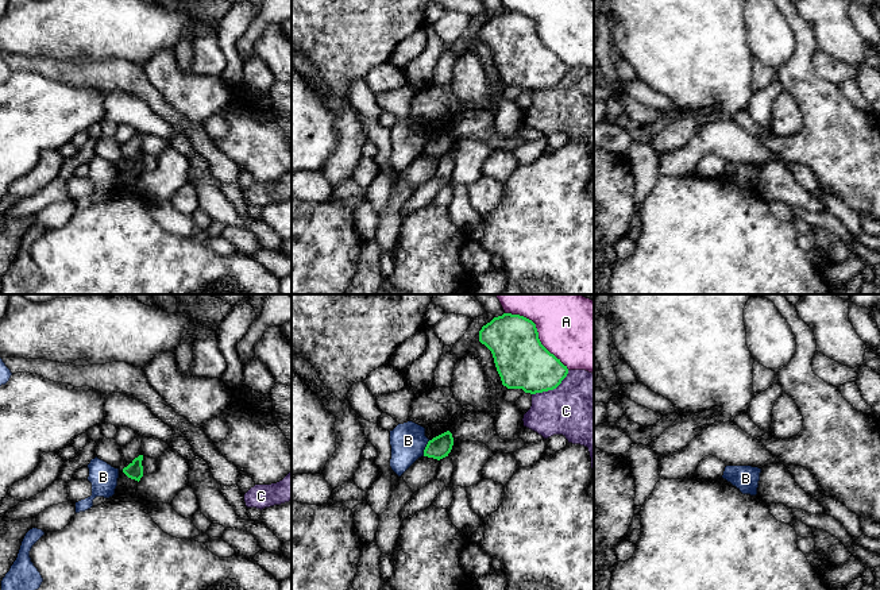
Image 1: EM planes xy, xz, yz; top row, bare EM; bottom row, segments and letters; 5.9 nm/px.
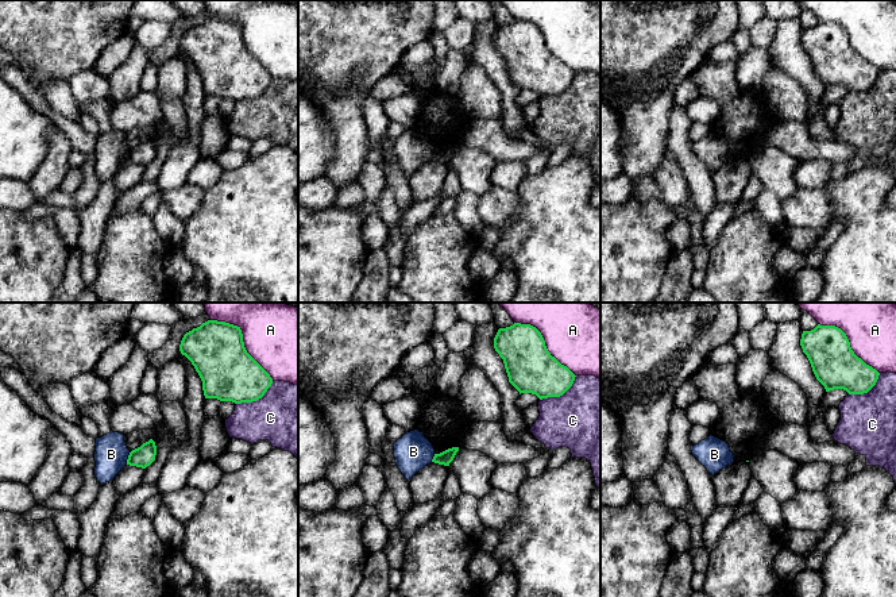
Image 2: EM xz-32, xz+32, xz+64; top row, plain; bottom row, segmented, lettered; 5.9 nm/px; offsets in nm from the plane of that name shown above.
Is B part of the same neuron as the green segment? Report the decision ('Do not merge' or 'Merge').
Do not merge

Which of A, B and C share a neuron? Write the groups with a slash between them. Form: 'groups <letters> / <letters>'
groups A / B / C

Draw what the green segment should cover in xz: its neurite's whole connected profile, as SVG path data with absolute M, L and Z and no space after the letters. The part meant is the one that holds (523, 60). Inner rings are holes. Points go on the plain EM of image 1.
M503 11L479 28L479 39L493 51L502 82L536 92L556 86L568 66L540 39L536 22Z

